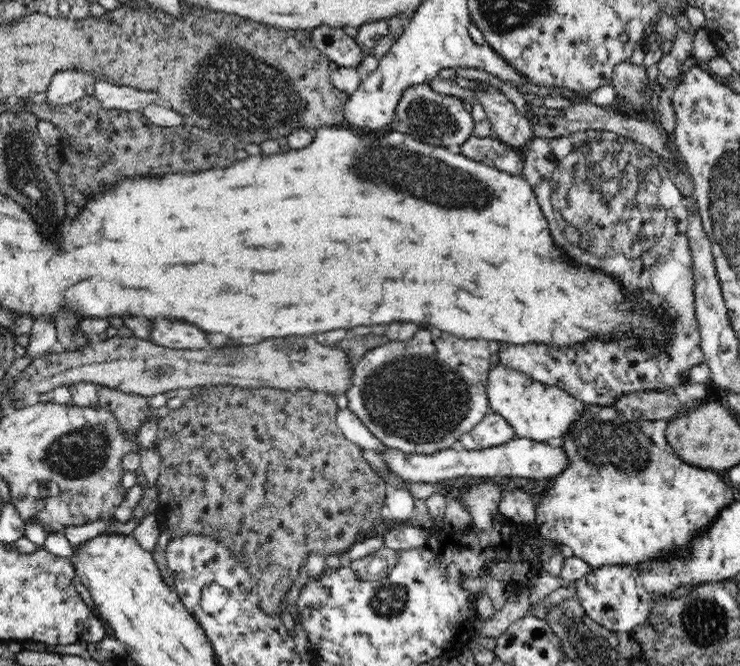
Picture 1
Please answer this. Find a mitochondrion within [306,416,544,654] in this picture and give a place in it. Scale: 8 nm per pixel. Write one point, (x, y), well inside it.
(389, 600)

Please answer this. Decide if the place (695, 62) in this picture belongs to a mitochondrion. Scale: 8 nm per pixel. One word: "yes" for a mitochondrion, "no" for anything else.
no

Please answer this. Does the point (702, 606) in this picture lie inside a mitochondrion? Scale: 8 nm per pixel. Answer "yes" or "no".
yes

